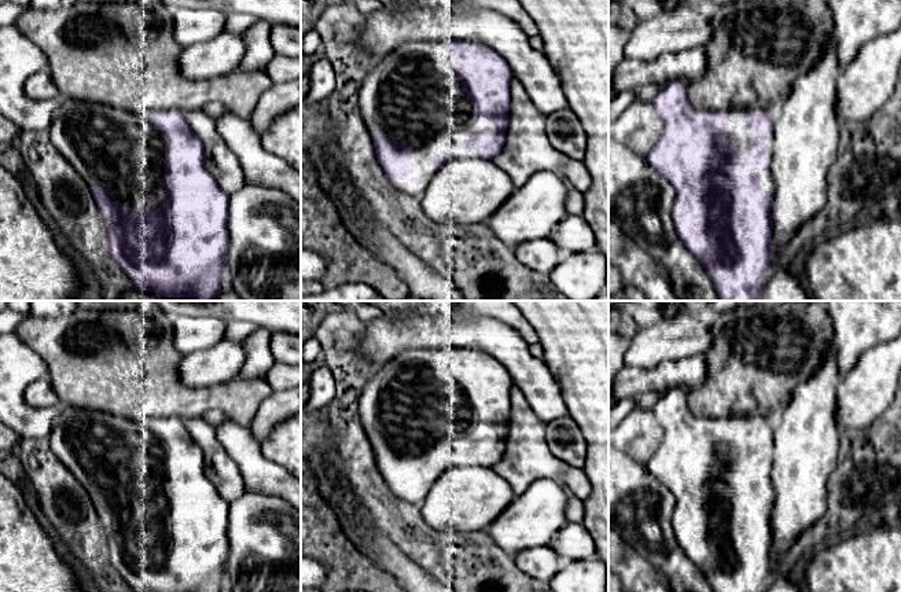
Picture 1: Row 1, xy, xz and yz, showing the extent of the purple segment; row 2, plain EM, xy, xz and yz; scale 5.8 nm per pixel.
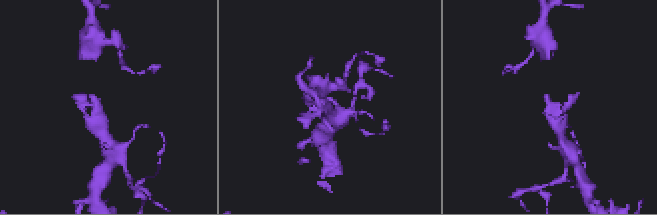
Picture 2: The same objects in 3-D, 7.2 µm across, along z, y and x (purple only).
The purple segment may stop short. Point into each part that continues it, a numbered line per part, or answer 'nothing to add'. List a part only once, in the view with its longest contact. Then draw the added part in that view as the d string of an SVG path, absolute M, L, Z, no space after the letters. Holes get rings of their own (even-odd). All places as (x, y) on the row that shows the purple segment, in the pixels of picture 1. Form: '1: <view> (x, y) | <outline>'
1: xy (120, 151) | M60 98L60 104L54 113L54 118L48 128L48 133L55 148L62 157L70 162L76 172L84 179L84 181L92 187L98 185L111 202L119 202L122 207L136 207L137 212L143 212L144 207L162 207L165 205L165 187L161 181L165 179L165 133L154 129L154 113L135 113L130 110L122 110L102 103L91 103L80 99Z

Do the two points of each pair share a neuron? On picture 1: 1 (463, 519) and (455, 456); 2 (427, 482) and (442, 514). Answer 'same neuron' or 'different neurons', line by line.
1: different neurons
2: different neurons

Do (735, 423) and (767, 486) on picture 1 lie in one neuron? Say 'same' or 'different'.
same

